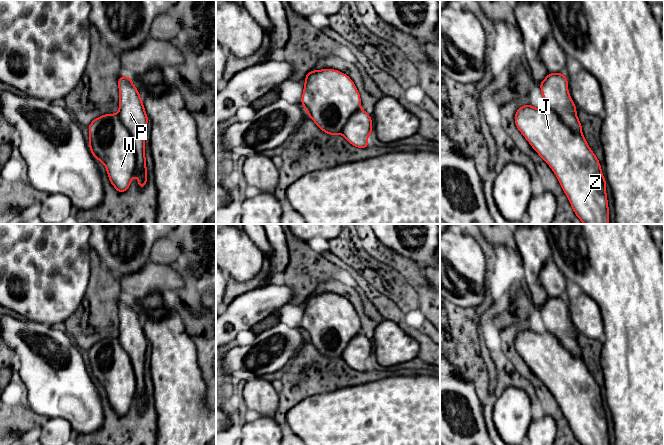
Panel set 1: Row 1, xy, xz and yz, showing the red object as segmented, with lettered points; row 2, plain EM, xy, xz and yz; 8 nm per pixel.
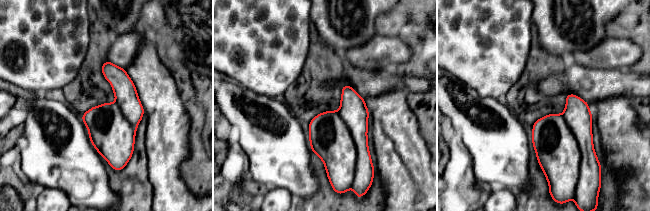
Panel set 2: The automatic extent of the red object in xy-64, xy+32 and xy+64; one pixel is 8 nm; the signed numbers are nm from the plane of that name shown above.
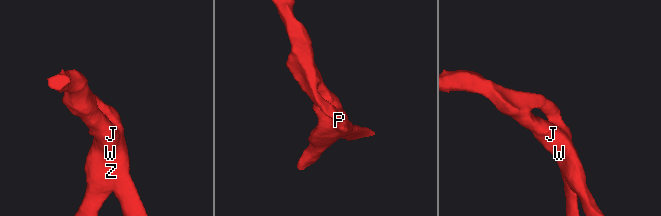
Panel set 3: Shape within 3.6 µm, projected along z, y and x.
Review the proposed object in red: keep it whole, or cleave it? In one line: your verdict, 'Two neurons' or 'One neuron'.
One neuron

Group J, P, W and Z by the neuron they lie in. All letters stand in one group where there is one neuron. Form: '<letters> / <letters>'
J P W Z

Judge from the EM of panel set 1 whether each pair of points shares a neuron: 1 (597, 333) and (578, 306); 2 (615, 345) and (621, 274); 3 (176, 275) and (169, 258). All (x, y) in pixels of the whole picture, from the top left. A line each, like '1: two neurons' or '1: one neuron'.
1: one neuron
2: one neuron
3: two neurons

